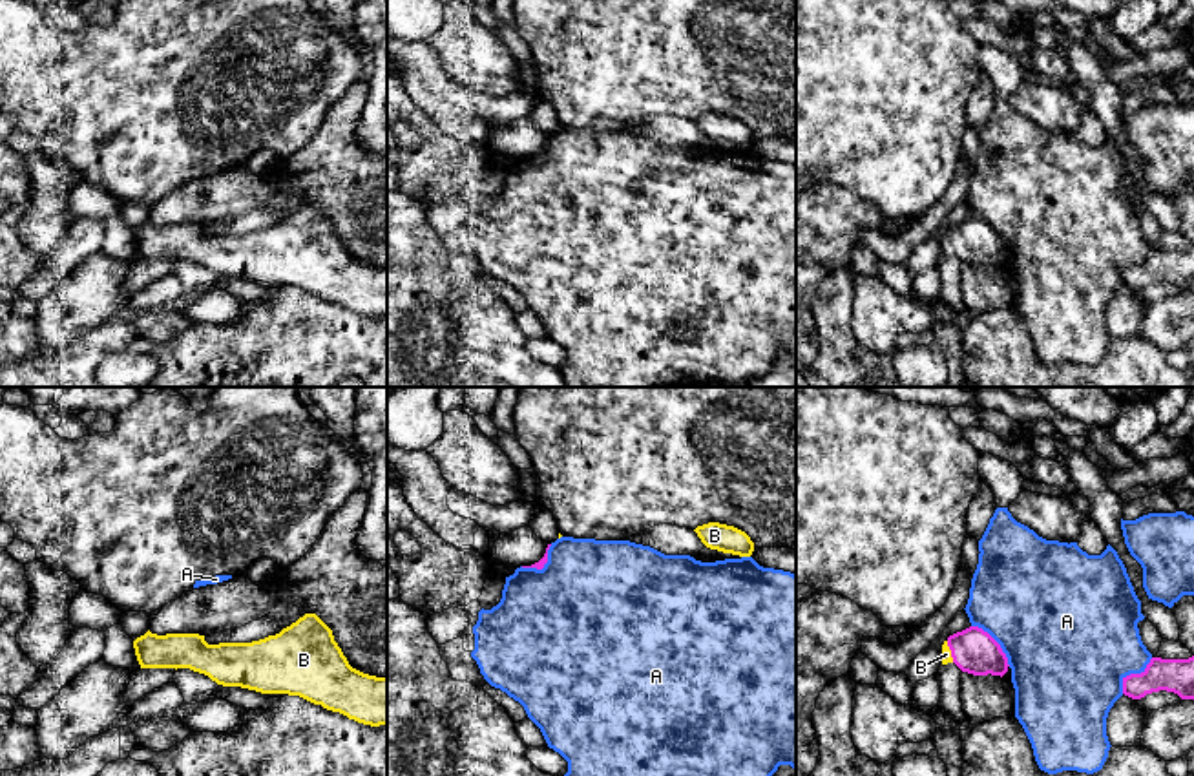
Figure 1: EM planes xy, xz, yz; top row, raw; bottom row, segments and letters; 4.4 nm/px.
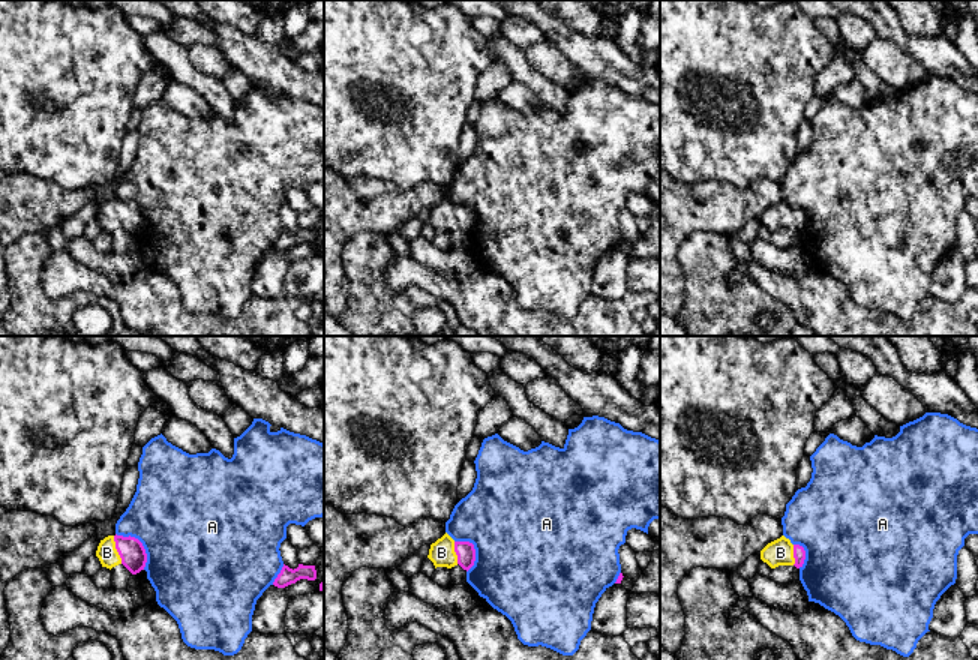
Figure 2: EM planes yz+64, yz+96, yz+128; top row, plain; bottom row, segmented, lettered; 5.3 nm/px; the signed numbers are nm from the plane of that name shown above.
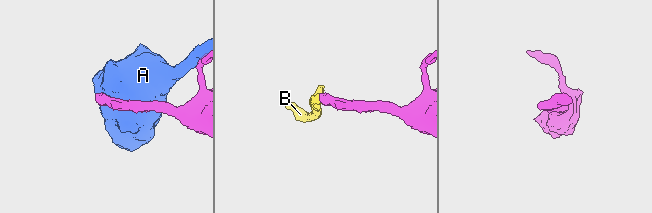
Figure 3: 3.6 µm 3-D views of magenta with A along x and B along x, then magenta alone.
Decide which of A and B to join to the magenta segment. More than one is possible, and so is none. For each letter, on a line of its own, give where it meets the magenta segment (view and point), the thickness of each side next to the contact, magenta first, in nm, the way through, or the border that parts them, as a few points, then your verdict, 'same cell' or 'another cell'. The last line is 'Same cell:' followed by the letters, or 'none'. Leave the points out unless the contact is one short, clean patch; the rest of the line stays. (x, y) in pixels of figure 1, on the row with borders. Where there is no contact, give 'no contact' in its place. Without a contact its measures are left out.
A: contact yz (1132, 674); calibres 150 and 460 nm; another cell
B: contact yz (952, 652); calibres 200 and 50 nm; way yz (974, 650), (952, 652), (946, 654); same cell
Same cell: B

